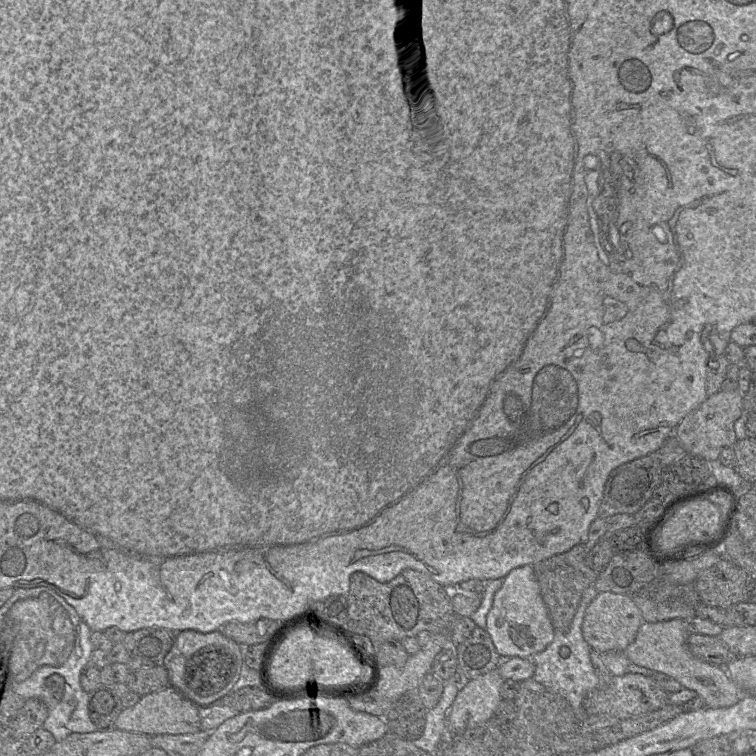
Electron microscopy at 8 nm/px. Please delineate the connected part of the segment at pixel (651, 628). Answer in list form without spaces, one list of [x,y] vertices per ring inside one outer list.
[[[671,619],[660,622],[643,622],[638,630],[635,640],[624,650],[630,663],[648,668],[677,680],[683,688],[695,691],[706,704],[707,708],[724,708],[736,704],[744,694],[731,680],[724,667],[716,666],[693,656],[686,647],[689,633],[686,623],[682,619]]]

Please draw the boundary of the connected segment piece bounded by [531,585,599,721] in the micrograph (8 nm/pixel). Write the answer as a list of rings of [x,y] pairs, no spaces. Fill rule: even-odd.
[[[595,585],[589,586],[582,595],[569,628],[567,630],[555,630],[553,641],[543,651],[531,658],[535,665],[533,678],[551,691],[564,696],[580,721],[589,716],[583,707],[585,695],[598,688],[599,685],[598,676],[590,657],[592,648],[582,635],[582,622],[586,609],[598,593]]]

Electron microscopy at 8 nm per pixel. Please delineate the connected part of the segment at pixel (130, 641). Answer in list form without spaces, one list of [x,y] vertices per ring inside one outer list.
[[[142,628],[126,633],[122,643],[131,658],[163,664],[174,644],[175,633],[165,628]]]

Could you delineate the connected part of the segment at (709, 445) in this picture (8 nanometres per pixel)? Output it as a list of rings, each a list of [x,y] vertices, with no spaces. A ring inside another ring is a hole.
[[[738,390],[722,391],[708,396],[696,409],[691,411],[677,426],[673,436],[682,444],[686,454],[701,457],[709,462],[719,459],[721,451],[736,443],[735,422],[744,412],[744,394]]]

